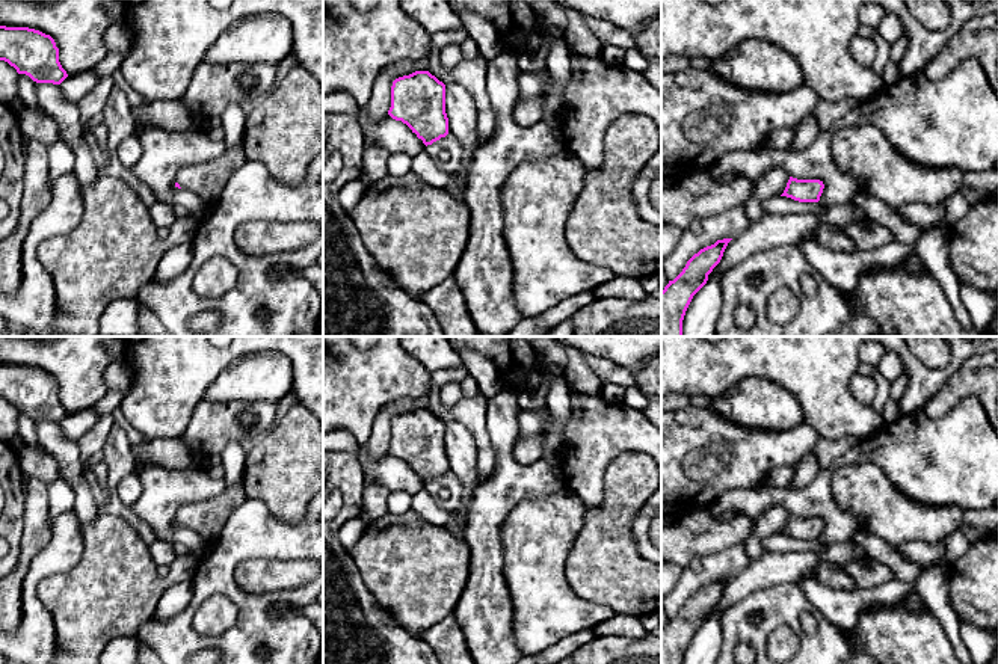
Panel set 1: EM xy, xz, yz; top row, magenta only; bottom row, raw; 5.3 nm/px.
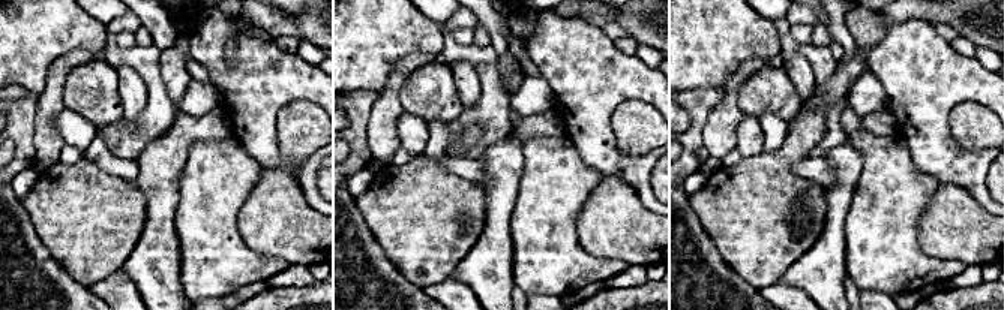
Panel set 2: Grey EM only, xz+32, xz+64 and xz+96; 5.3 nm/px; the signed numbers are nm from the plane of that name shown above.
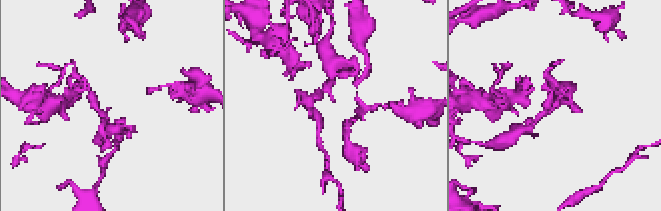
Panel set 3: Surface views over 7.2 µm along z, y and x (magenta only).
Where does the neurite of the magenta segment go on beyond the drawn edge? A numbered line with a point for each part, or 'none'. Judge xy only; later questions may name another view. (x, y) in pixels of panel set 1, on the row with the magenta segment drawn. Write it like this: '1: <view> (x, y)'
1: xy (207, 180)

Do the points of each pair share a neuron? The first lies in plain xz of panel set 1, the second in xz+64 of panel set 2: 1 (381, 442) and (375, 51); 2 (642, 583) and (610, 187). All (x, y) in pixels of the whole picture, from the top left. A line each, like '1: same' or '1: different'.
1: different
2: same

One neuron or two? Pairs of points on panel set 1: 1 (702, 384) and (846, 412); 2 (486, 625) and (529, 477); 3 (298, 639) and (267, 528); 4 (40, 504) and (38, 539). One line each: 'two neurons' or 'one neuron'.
1: one neuron
2: one neuron
3: one neuron
4: one neuron

